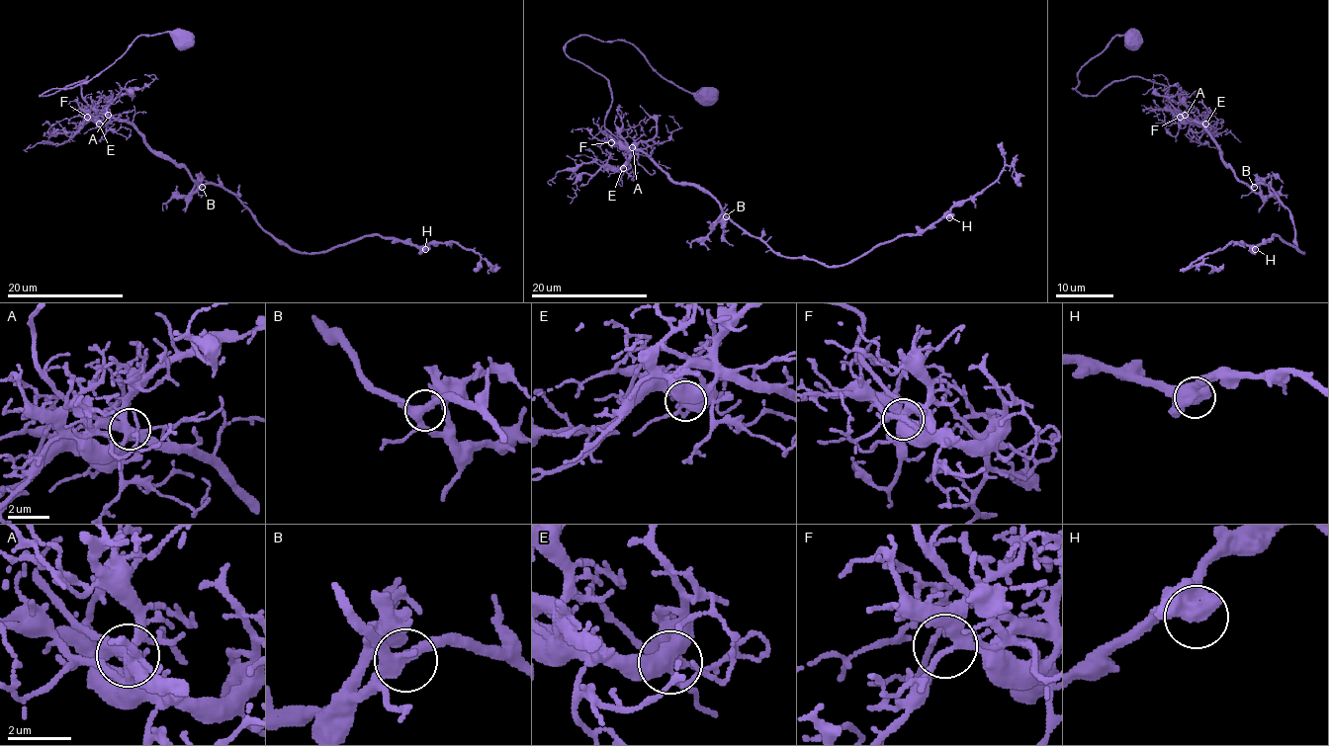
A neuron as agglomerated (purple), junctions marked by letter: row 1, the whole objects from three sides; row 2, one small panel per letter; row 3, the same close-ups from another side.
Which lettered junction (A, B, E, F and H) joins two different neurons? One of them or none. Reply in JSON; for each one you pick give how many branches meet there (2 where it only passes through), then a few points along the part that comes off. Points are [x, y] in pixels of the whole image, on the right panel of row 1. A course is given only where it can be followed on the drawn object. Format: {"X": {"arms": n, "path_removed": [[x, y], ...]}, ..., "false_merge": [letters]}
{"false_merge": []}

